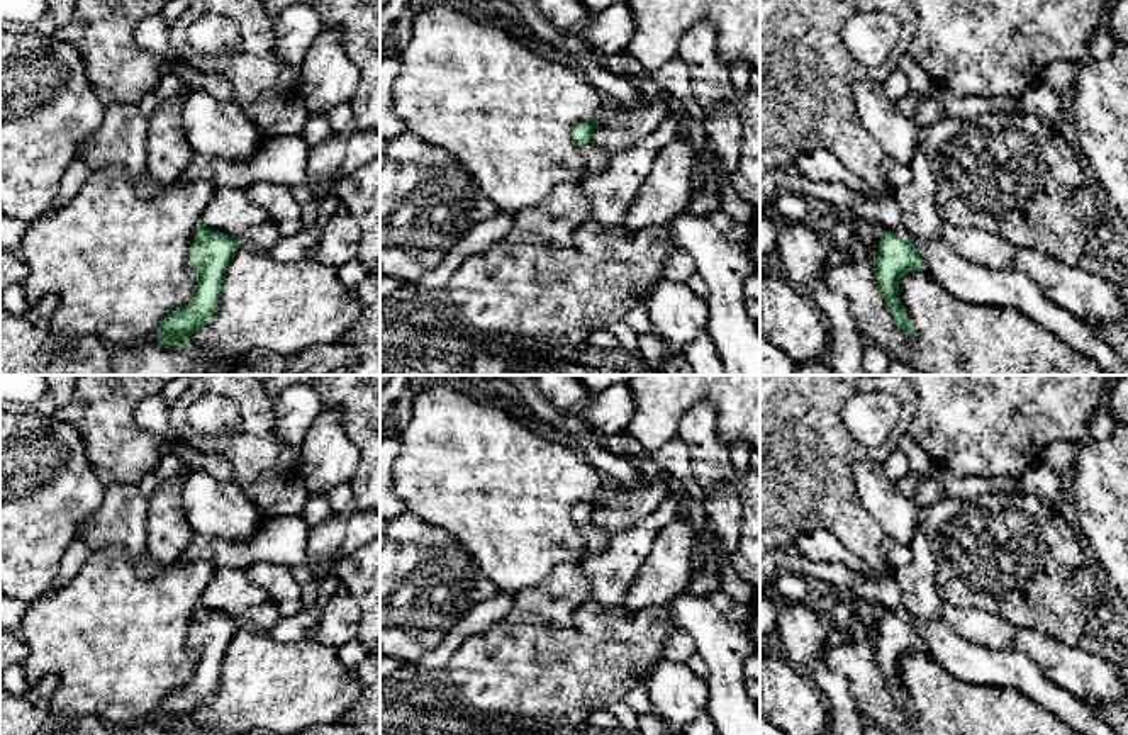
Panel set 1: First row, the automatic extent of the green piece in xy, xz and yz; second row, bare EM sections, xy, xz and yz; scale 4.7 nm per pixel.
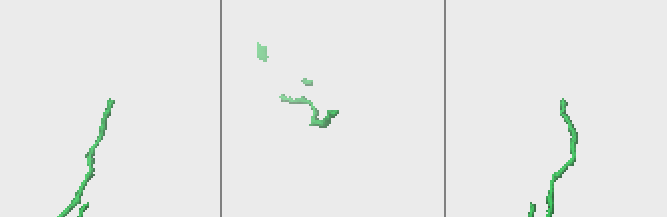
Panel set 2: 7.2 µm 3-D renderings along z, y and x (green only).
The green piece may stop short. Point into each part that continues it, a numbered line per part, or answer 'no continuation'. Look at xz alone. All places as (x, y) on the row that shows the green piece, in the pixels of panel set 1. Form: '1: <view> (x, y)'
1: xz (597, 160)

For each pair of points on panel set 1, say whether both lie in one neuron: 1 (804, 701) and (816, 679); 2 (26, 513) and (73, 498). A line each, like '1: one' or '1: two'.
1: two
2: one

